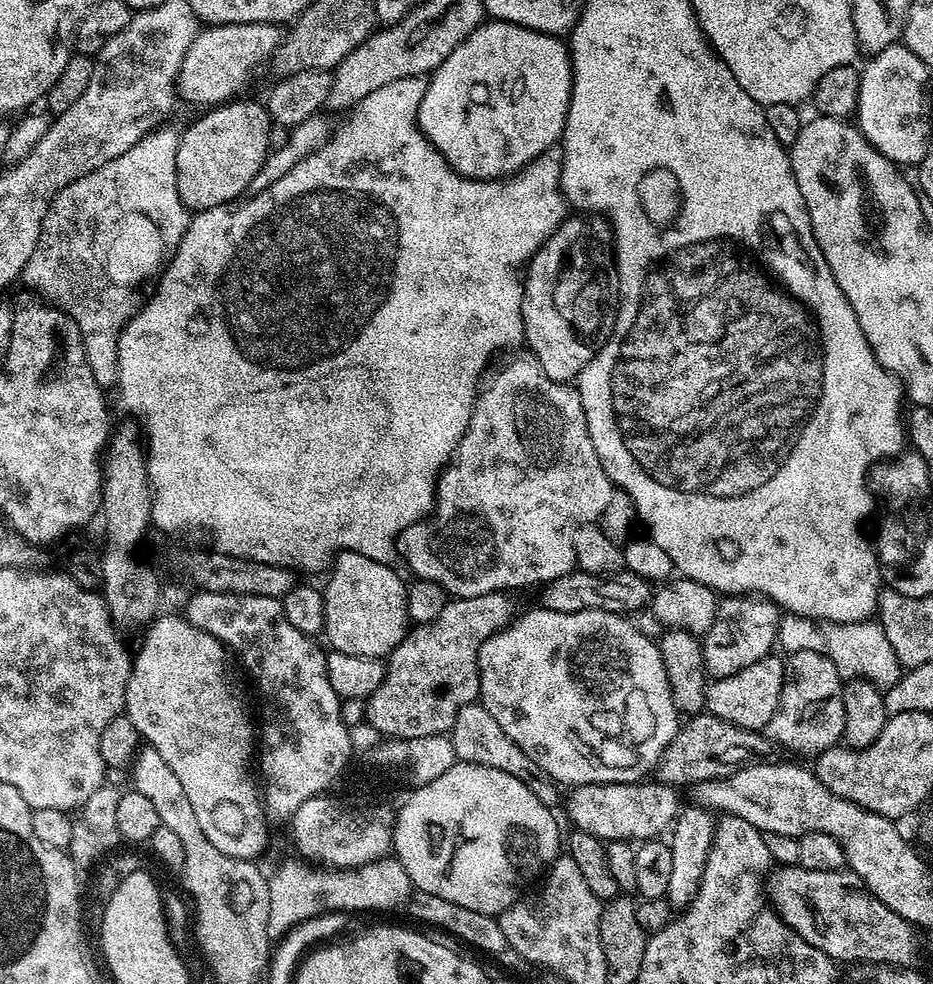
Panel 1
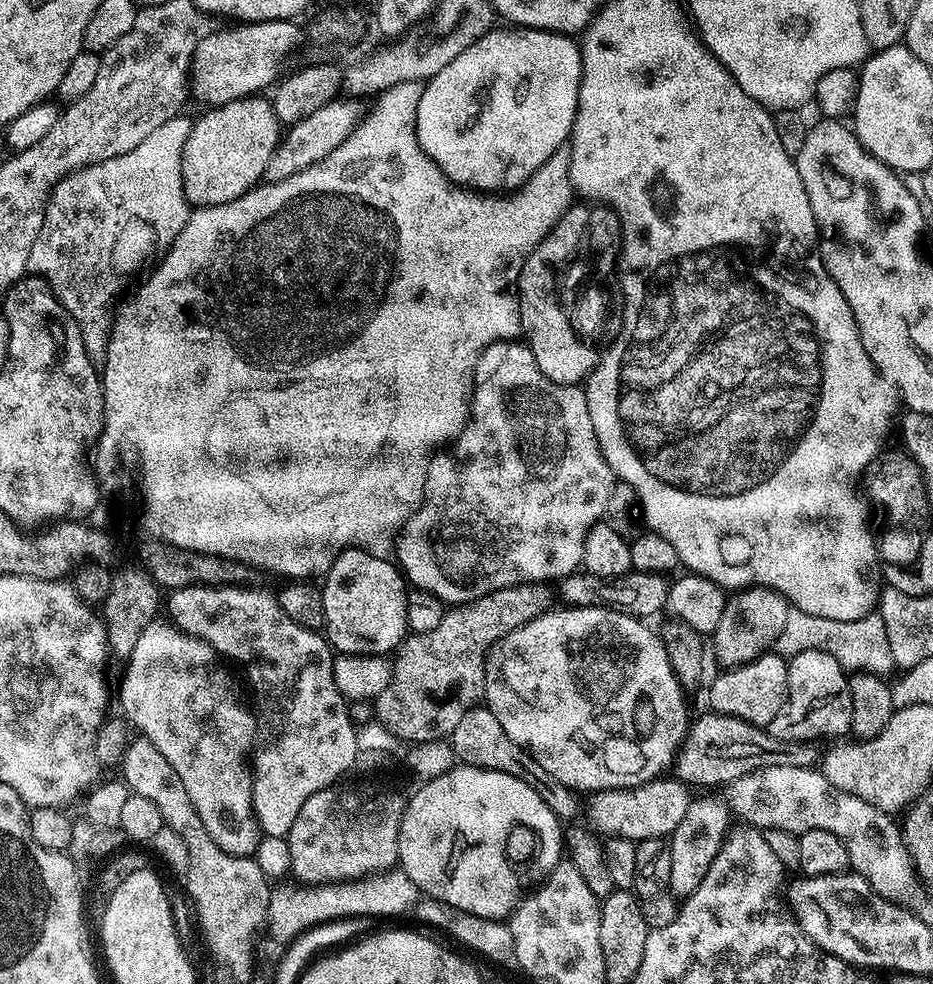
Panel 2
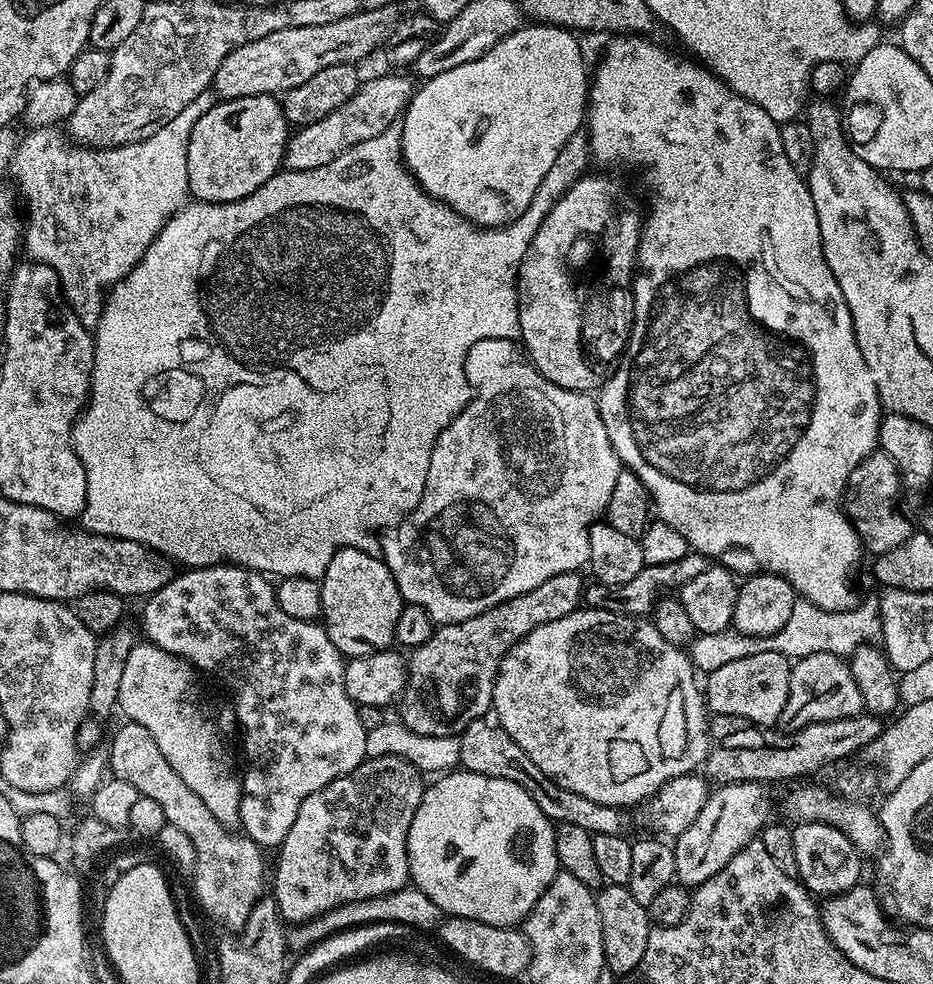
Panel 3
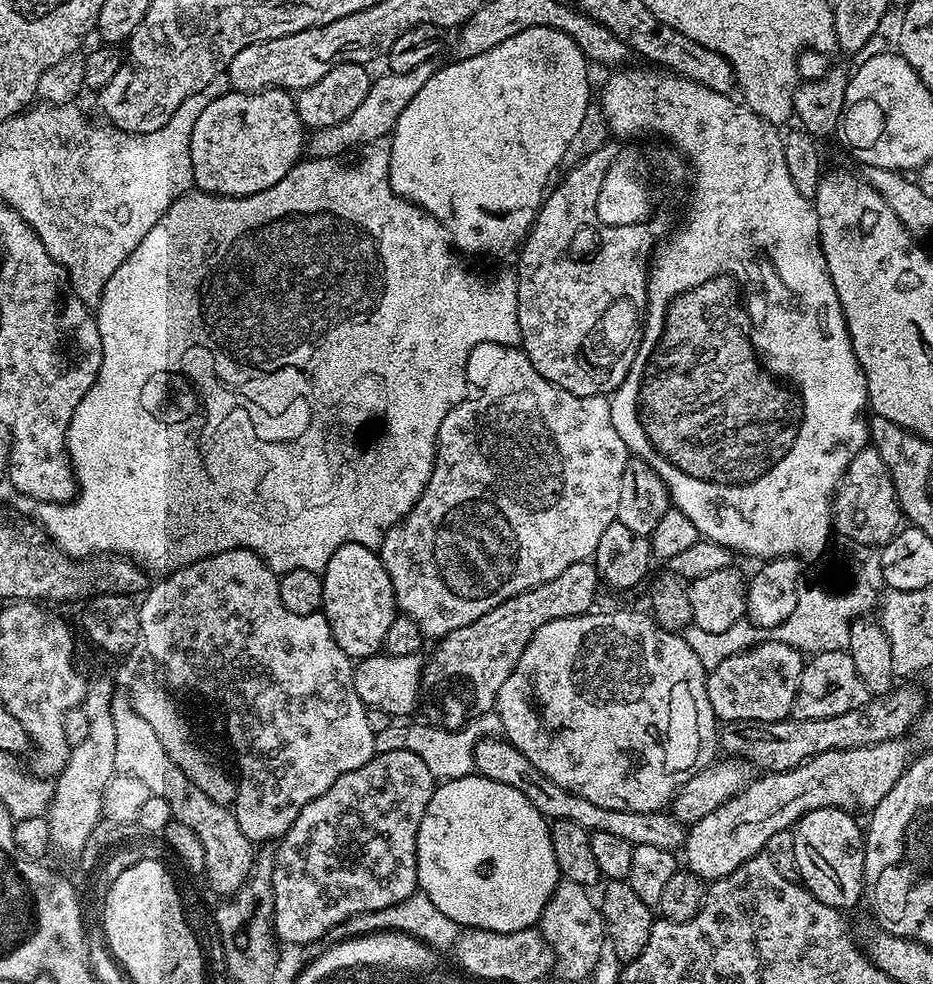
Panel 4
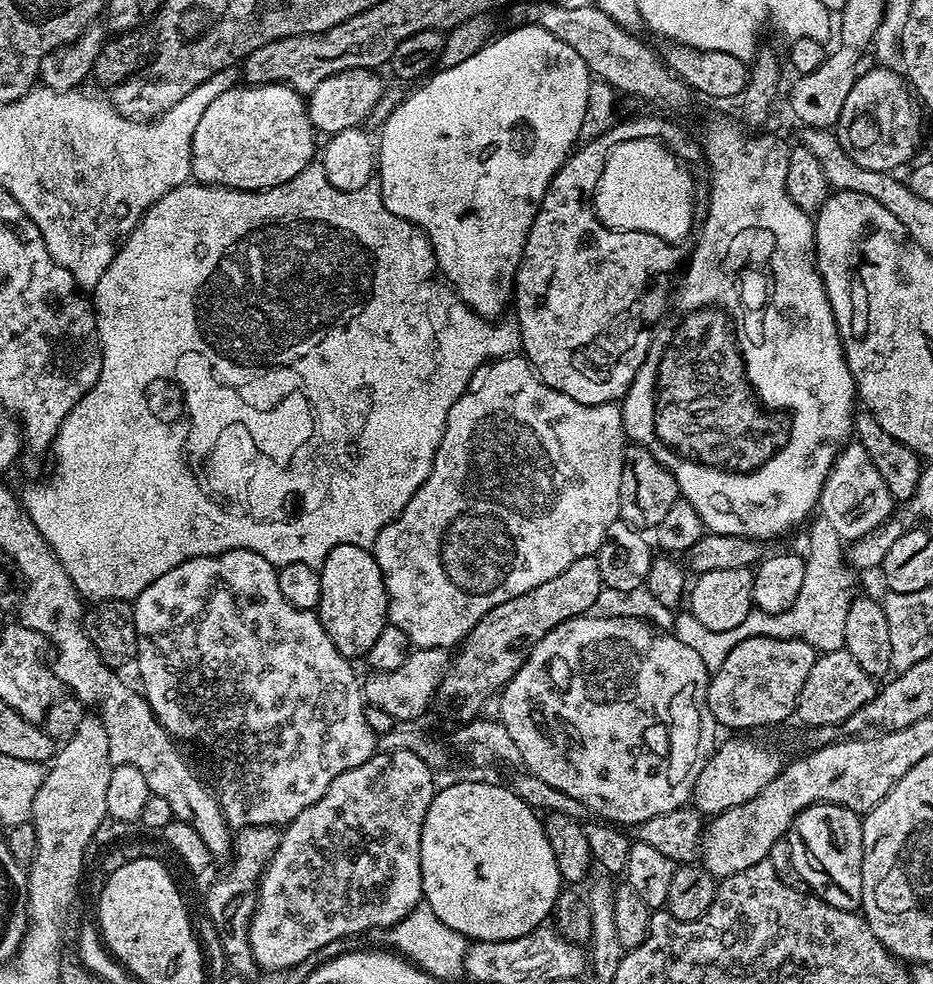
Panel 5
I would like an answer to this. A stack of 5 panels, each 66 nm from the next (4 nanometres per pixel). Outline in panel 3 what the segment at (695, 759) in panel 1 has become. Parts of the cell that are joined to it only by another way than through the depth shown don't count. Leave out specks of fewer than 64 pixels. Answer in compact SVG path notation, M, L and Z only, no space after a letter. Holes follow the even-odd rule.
M871 714L838 718L834 722L814 722L793 732L785 732L776 726L752 724L746 718L713 715L708 757L702 762L702 768L707 779L717 785L741 784L744 780L800 782L815 777L812 775L827 764L836 764L854 752L861 753L870 742L878 739L881 731L881 717Z

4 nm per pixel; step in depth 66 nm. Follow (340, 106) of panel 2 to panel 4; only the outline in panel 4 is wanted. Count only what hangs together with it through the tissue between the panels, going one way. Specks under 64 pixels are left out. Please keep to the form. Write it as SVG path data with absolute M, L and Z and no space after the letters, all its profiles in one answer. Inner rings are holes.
M426 63L422 66L414 66L414 70L406 74L394 74L385 71L384 76L378 77L377 75L371 81L366 98L359 103L356 111L350 114L345 121L338 122L337 125L326 126L311 133L306 144L307 155L318 160L330 160L339 157L338 154L343 148L348 148L354 144L372 146L383 141L380 140L383 136L384 139L391 137L402 110L406 110L406 106L410 106L414 94L418 94L421 86L432 77L433 71L433 65Z

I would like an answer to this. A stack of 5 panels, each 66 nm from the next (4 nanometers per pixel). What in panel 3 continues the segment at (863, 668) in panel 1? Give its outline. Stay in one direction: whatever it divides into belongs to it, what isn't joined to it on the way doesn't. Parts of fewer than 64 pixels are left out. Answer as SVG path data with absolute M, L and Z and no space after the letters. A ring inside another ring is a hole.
M803 598L797 599L794 610L790 610L790 618L786 626L773 636L744 636L735 630L718 634L700 634L690 645L690 659L697 673L707 674L726 666L726 662L734 662L738 658L746 658L759 652L777 652L800 660L810 654L834 654L841 658L855 656L863 644L875 641L880 636L880 602L879 599L861 599L856 607L845 612L831 612L814 606L814 602Z

